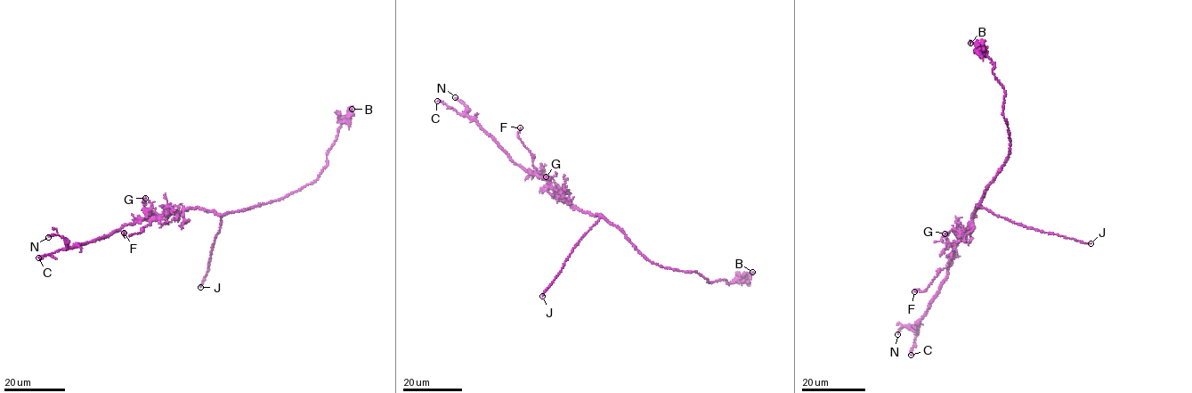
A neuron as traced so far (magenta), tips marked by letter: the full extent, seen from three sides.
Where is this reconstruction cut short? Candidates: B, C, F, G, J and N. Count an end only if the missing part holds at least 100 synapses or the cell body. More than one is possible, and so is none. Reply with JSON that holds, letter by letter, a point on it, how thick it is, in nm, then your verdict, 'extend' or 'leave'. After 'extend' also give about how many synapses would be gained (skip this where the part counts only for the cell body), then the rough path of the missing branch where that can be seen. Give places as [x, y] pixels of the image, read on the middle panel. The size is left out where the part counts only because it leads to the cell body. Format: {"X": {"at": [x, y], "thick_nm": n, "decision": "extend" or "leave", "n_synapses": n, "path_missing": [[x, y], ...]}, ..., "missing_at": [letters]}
{"B": {"at": [752, 272], "thick_nm": 180, "decision": "leave"}, "C": {"at": [437, 101], "thick_nm": 360, "decision": "leave"}, "F": {"at": [520, 127], "thick_nm": 140, "decision": "leave"}, "G": {"at": [546, 176], "thick_nm": 130, "decision": "leave"}, "J": {"at": [542, 296], "thick_nm": 160, "decision": "extend", "path_missing": [[542, 296], [531, 313], [484, 355], [475, 370], [466, 375], [457, 375]]}, "N": {"at": [455, 97], "thick_nm": 180, "decision": "leave"}, "missing_at": ["J"]}

